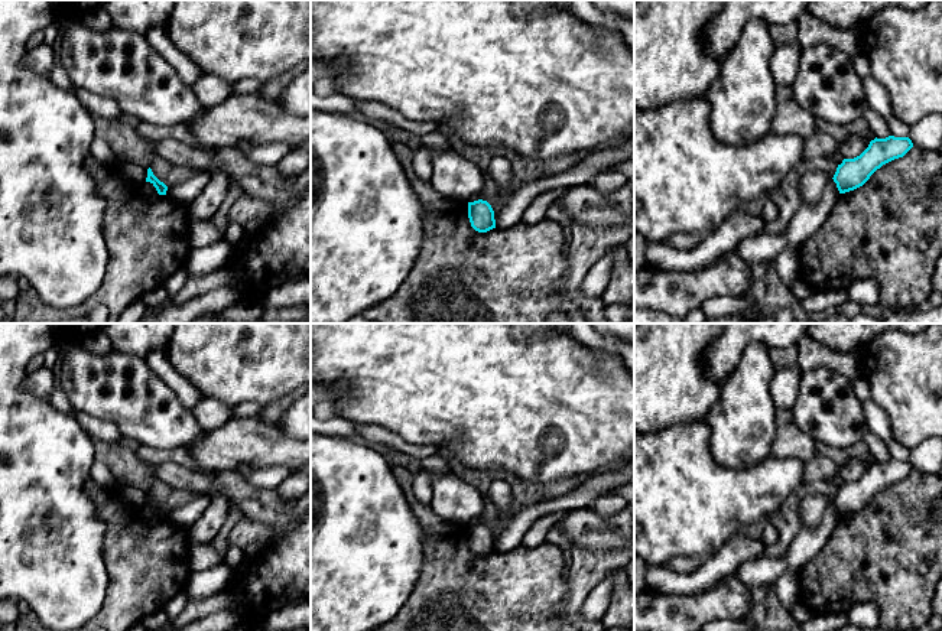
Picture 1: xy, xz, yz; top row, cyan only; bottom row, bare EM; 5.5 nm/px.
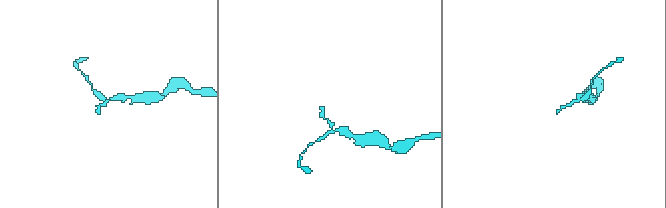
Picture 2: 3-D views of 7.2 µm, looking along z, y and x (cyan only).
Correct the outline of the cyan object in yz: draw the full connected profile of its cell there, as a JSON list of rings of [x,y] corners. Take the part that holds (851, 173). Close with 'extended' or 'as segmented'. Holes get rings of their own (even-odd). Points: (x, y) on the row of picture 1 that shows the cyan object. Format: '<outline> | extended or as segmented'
[[[876,137],[860,156],[844,159],[838,165],[832,179],[839,193],[863,186],[877,169],[894,159],[903,157],[912,147],[913,143],[909,137]]] | as segmented

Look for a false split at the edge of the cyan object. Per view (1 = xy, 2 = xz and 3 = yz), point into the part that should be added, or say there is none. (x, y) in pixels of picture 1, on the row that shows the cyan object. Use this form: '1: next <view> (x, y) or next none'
1: next none
2: next none
3: next none

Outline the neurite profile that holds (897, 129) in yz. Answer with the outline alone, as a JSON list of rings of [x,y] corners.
[[[891,116],[886,118],[886,123],[890,129],[890,136],[907,137],[910,127],[906,123],[903,123],[900,118],[897,118],[896,116]]]

